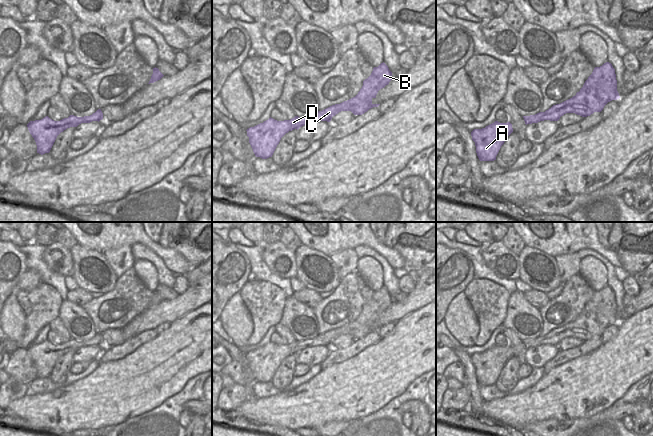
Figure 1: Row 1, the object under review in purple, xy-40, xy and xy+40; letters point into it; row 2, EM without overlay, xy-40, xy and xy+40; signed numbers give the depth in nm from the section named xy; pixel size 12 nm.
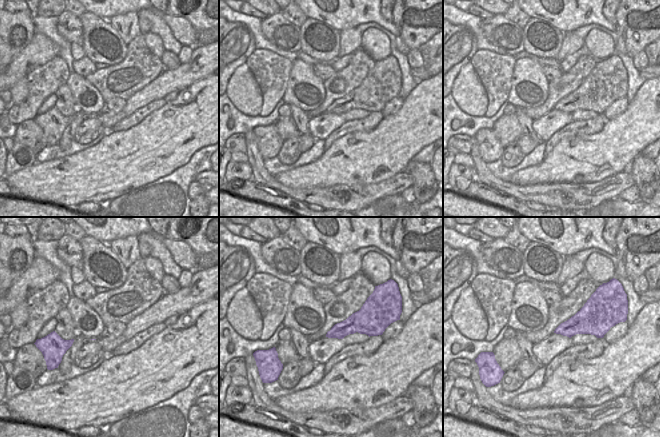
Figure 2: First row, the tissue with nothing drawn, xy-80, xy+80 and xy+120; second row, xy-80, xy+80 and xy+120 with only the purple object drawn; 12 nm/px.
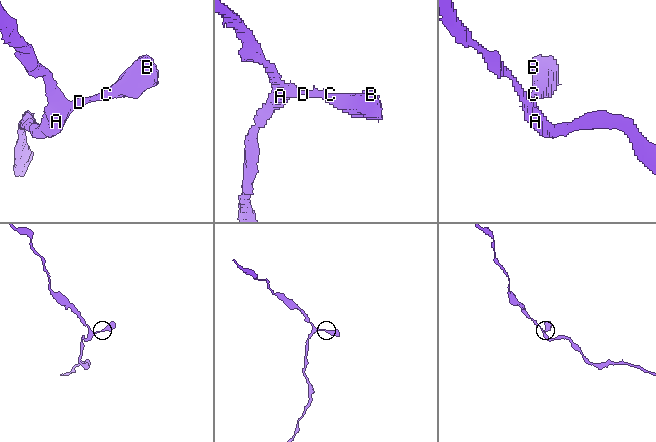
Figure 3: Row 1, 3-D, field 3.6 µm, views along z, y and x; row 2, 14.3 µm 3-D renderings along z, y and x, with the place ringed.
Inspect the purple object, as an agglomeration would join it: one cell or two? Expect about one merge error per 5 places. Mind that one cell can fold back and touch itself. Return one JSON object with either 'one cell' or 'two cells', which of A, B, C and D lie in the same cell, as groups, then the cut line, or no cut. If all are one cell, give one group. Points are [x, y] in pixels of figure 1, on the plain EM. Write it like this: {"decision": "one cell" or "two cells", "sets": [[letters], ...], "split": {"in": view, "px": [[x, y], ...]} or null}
{"decision": "one cell", "sets": [["A", "B", "C", "D"]], "split": null}

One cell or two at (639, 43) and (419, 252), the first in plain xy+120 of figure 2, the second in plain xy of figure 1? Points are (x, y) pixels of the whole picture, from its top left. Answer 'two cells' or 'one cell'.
one cell

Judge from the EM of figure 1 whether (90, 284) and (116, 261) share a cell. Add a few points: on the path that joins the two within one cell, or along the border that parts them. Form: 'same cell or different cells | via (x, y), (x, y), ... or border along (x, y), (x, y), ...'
different cells | border along (102, 252), (117, 278)

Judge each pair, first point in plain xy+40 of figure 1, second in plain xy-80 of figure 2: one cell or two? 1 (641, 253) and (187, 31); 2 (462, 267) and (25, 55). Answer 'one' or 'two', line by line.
1: two
2: two

